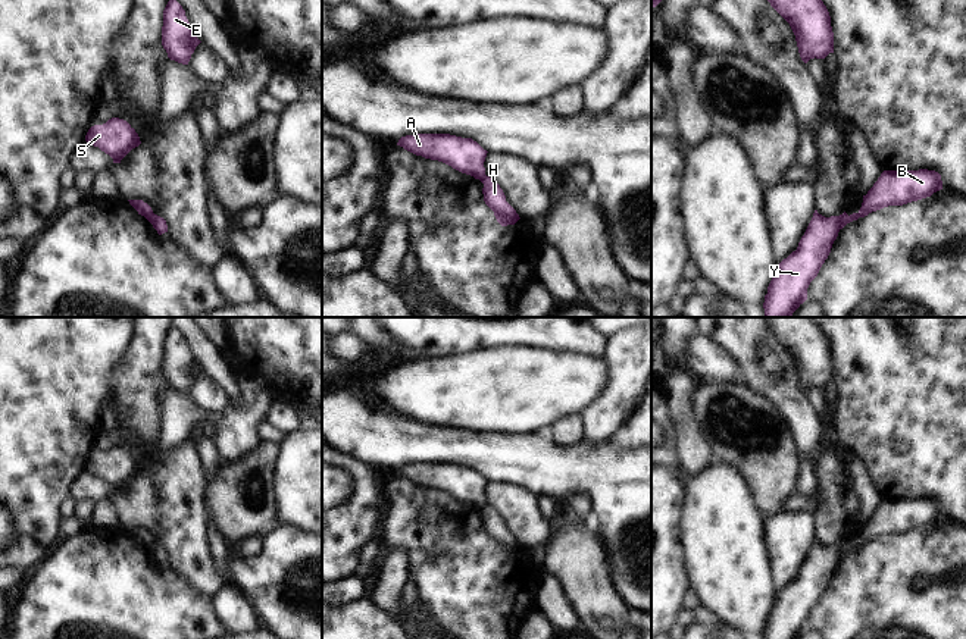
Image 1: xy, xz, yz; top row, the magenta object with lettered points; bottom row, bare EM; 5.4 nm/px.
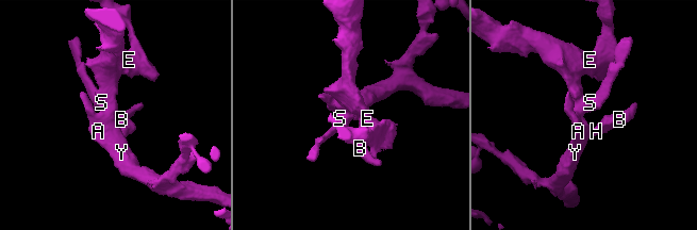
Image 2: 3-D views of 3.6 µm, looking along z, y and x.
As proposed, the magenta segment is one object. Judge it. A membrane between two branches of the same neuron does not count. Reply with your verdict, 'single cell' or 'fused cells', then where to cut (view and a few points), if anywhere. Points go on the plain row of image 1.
fused cells | yz (840, 545), (838, 557)

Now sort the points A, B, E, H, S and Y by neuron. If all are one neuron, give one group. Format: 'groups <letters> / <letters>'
groups A E S Y / B H

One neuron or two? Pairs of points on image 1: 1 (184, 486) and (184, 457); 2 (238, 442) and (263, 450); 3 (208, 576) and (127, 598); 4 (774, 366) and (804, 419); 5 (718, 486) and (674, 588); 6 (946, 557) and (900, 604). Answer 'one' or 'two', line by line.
1: one
2: two
3: two
4: one
5: two
6: one

